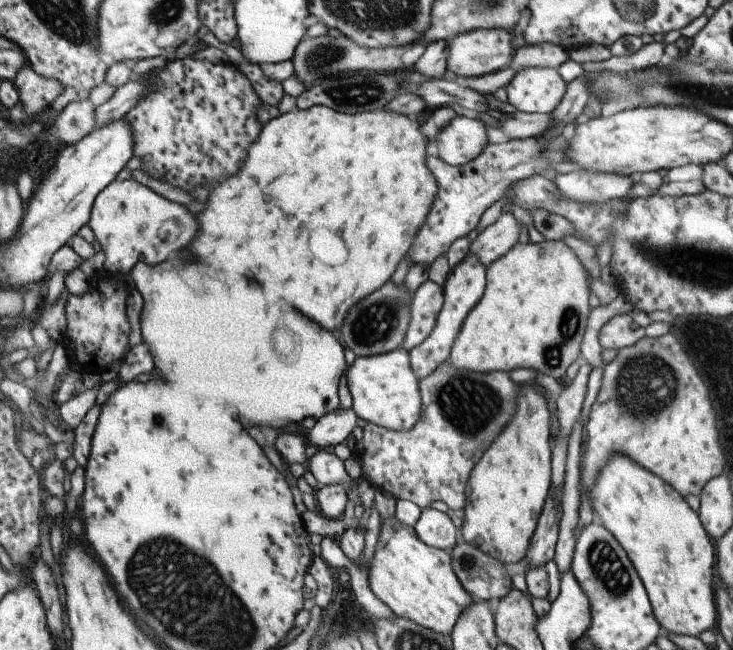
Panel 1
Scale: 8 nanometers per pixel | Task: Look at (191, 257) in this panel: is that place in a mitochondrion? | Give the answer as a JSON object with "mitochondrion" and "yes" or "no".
{"mitochondrion":"no"}

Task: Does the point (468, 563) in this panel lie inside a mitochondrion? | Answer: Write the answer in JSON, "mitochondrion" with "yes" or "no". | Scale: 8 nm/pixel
{"mitochondrion":"yes"}

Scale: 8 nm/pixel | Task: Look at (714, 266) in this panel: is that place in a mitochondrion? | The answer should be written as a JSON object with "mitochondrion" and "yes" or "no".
{"mitochondrion":"yes"}

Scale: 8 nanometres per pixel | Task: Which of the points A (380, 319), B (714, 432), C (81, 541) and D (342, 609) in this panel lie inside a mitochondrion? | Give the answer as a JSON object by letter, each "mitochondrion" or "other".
{"A":"mitochondrion","B":"mitochondrion","C":"other","D":"mitochondrion"}

